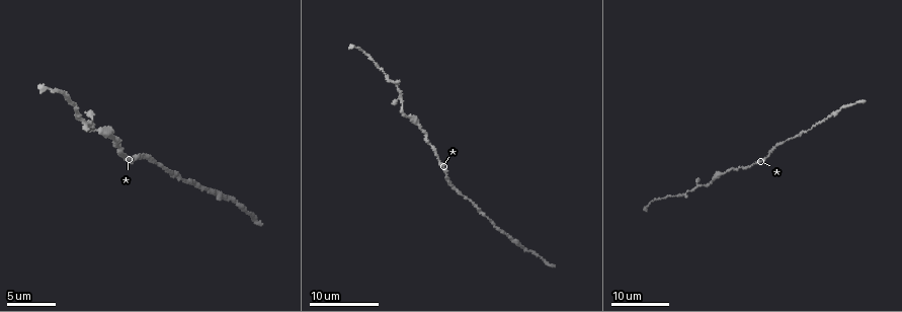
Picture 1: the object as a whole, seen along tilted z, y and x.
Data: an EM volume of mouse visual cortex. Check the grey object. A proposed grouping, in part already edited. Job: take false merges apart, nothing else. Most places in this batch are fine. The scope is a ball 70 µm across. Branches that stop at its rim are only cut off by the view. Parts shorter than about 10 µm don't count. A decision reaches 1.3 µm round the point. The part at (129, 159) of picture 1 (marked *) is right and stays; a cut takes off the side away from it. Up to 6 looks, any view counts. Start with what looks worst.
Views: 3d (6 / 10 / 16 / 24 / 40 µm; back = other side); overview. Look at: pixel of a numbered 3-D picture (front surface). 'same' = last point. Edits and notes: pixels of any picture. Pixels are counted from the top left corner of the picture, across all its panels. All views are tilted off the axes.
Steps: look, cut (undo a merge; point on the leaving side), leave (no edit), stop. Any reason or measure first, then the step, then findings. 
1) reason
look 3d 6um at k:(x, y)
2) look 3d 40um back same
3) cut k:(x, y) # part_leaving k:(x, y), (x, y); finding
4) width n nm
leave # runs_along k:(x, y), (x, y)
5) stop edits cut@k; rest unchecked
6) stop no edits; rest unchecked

sudden change in width
look 3d 16um at 1:(98, 129)

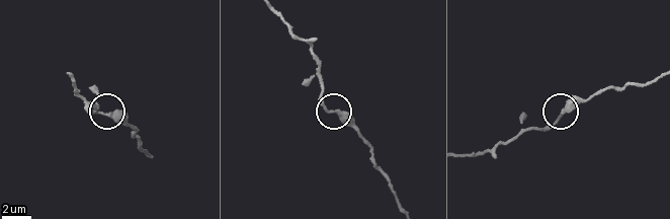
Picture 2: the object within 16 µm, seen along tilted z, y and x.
look 3d 6um at 2:(334, 111)

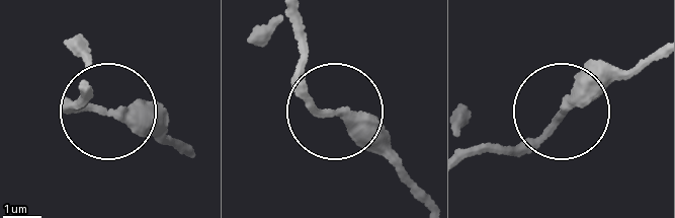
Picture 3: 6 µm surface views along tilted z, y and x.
width 250 nm
leave # runs_along 3:(656, 57), (527, 138), (489, 151); continuous, no second neuron

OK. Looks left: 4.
a narrow waist
look 3d 24um at 1:(485, 216)

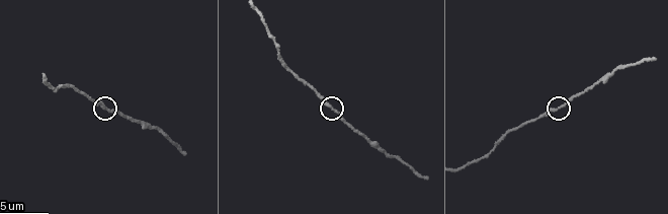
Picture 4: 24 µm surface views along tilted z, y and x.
zoom in
look 3d 6um at 4:(561, 106)

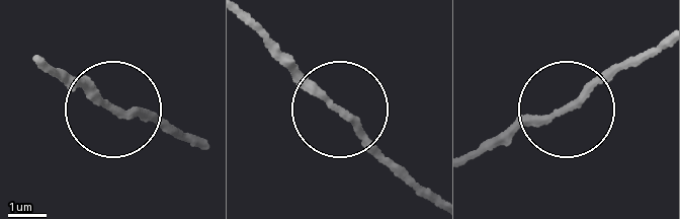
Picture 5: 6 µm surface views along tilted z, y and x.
leave # runs_along 5:(52, 66), (123, 114), (183, 132); all the same neuron

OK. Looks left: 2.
calibre changes
look 3d 10um at 4:(139, 122)

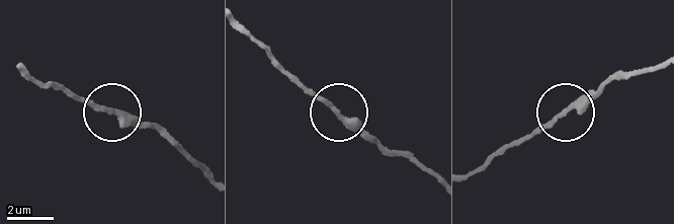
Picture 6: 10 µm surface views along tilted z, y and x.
look 3d 10um back at 6:(109, 109)

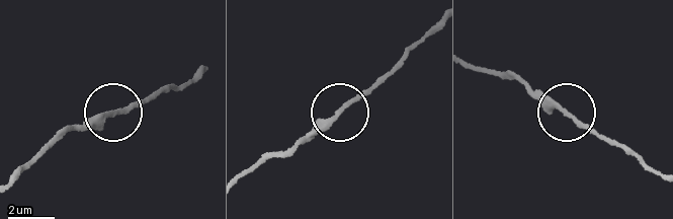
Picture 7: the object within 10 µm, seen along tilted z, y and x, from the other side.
leave # all the same neuron

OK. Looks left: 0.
stop no edits; rest unchecked

